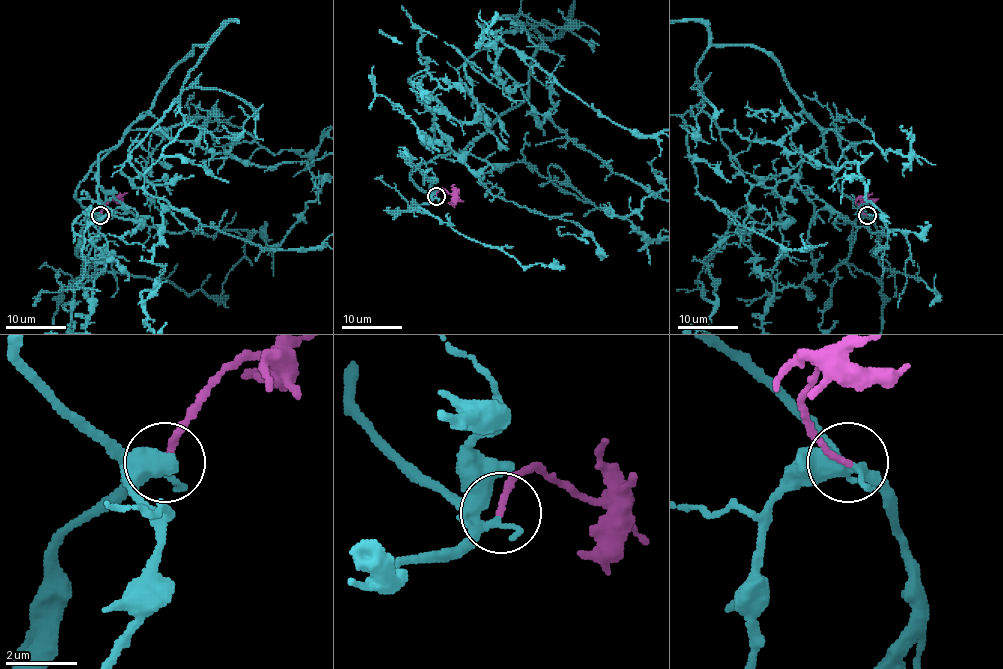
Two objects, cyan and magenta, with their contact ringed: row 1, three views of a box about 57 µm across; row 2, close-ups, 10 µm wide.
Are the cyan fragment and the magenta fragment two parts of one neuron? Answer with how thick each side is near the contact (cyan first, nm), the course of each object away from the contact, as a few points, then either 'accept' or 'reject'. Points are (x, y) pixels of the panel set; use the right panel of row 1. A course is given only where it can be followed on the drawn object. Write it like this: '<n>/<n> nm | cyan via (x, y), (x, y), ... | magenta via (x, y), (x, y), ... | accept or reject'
190/170 nm | cyan via (868, 215), (776, 62), (710, 45), (696, 78), (720, 128), (857, 163), (887, 229), (881, 276) | magenta via (868, 215), (860, 202), (872, 193) | accept

